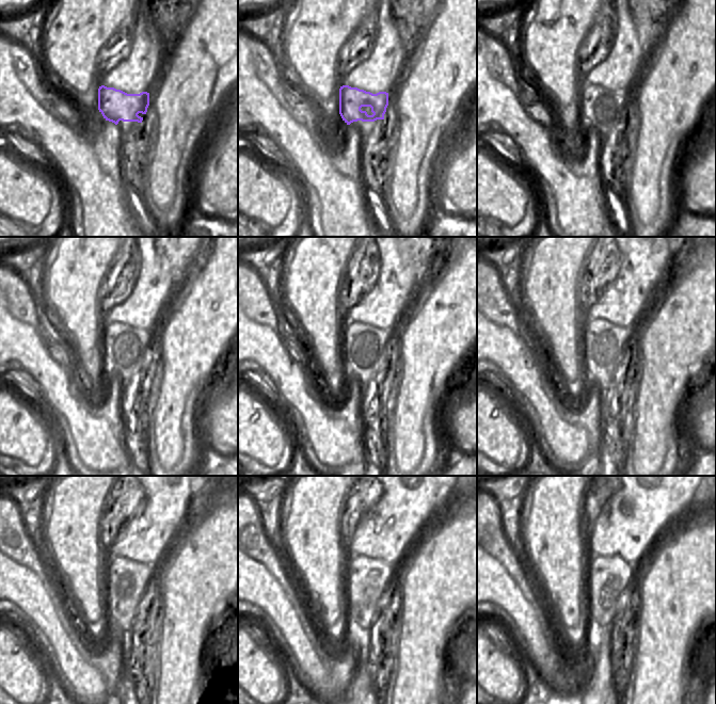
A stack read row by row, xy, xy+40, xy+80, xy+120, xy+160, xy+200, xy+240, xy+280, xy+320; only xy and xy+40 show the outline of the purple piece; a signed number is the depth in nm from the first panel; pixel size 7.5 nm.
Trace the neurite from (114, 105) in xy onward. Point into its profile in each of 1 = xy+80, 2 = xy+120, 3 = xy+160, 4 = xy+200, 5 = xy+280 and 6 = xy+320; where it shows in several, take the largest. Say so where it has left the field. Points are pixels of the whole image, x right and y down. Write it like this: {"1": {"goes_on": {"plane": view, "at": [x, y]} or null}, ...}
{"1": {"goes_on": {"plane": "xy+80", "at": [590, 97]}}, "2": {"goes_on": {"plane": "xy+120", "at": [140, 339]}}, "3": {"goes_on": {"plane": "xy+160", "at": [379, 339]}}, "4": {"goes_on": {"plane": "xy+200", "at": [618, 337]}}, "5": {"goes_on": {"plane": "xy+280", "at": [380, 574]}}, "6": {"goes_on": {"plane": "xy+320", "at": [620, 574]}}}

